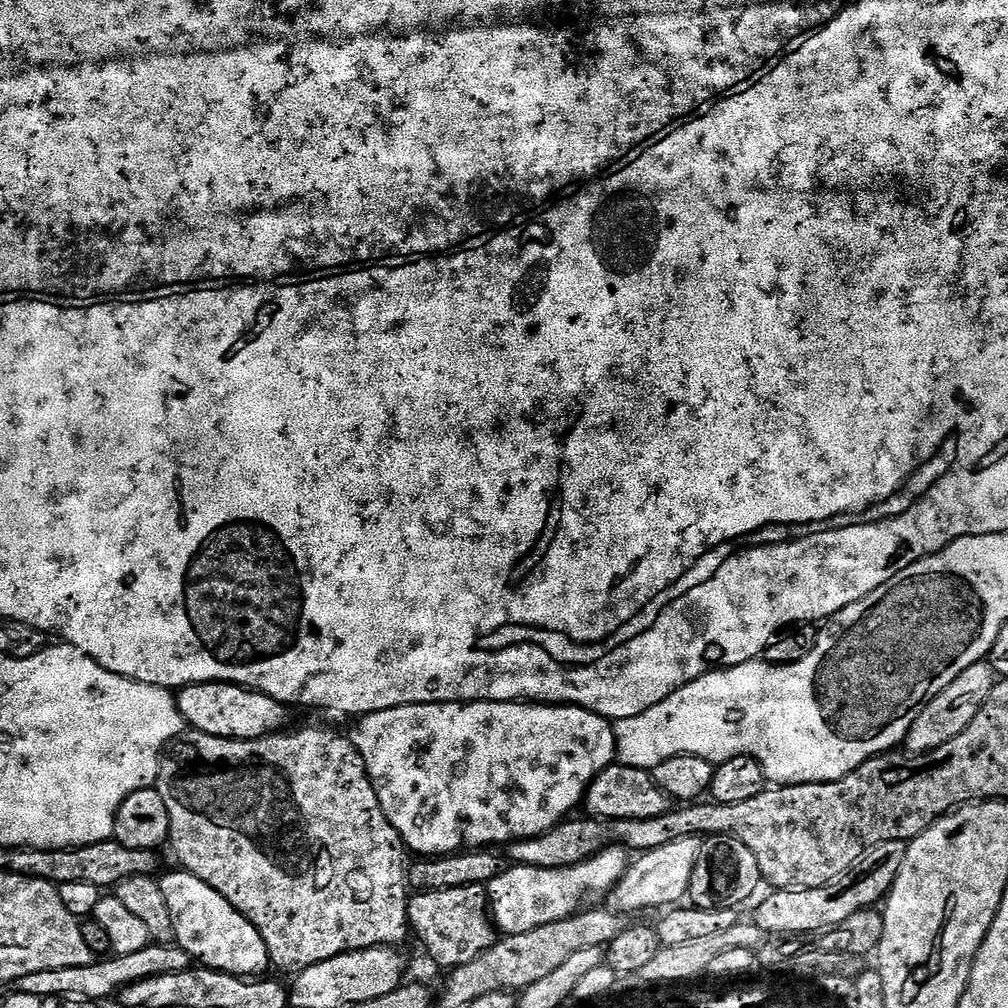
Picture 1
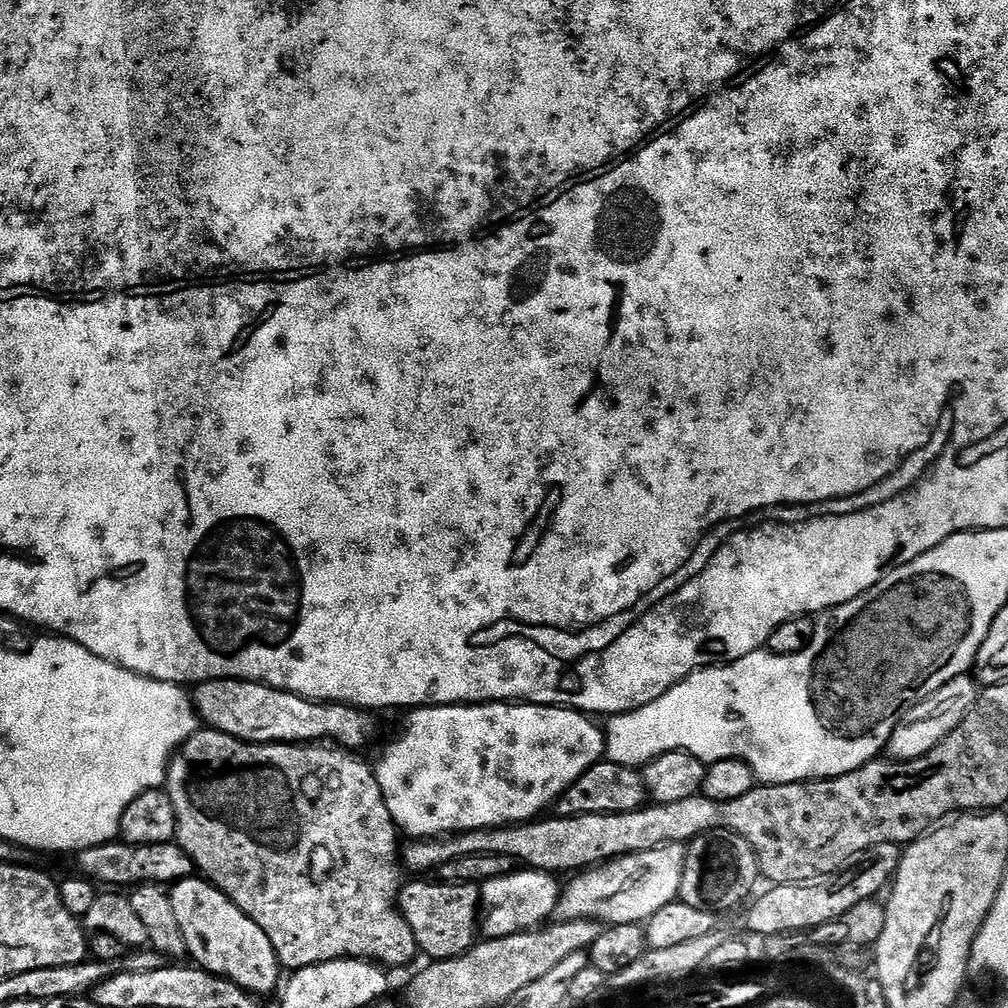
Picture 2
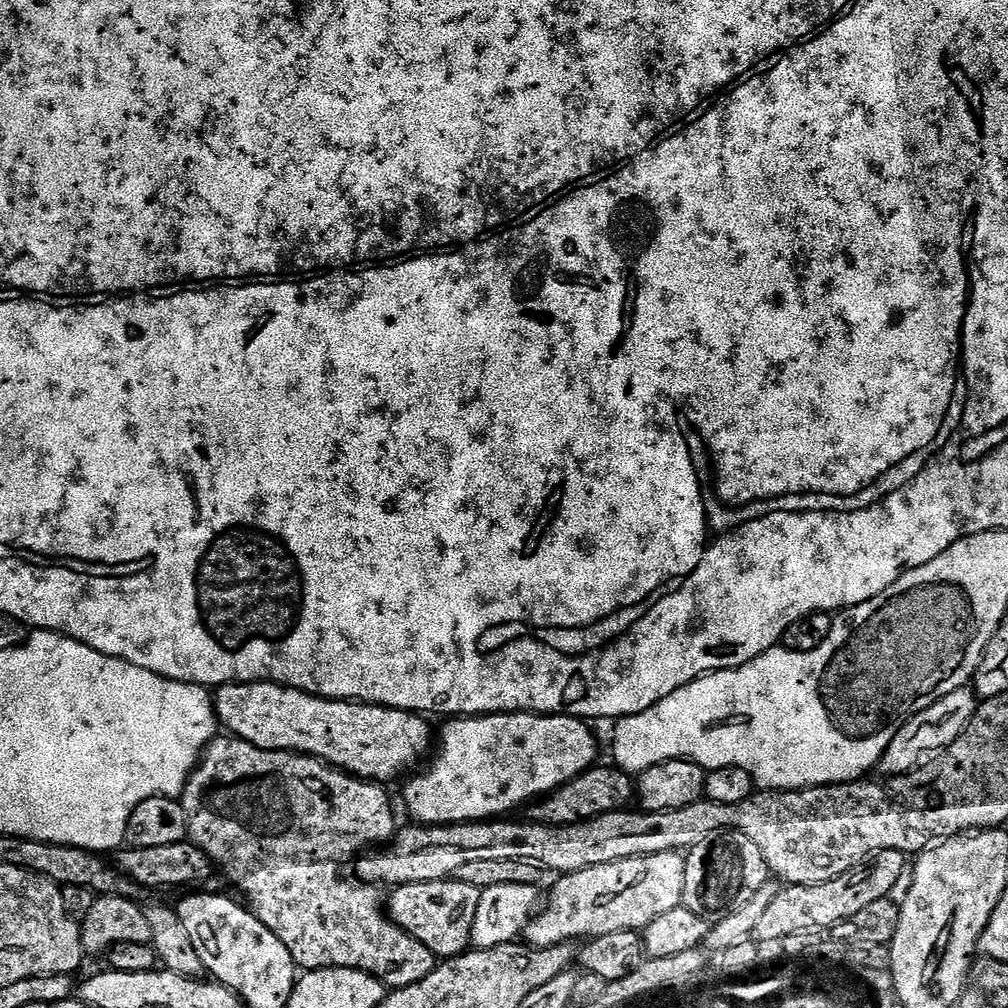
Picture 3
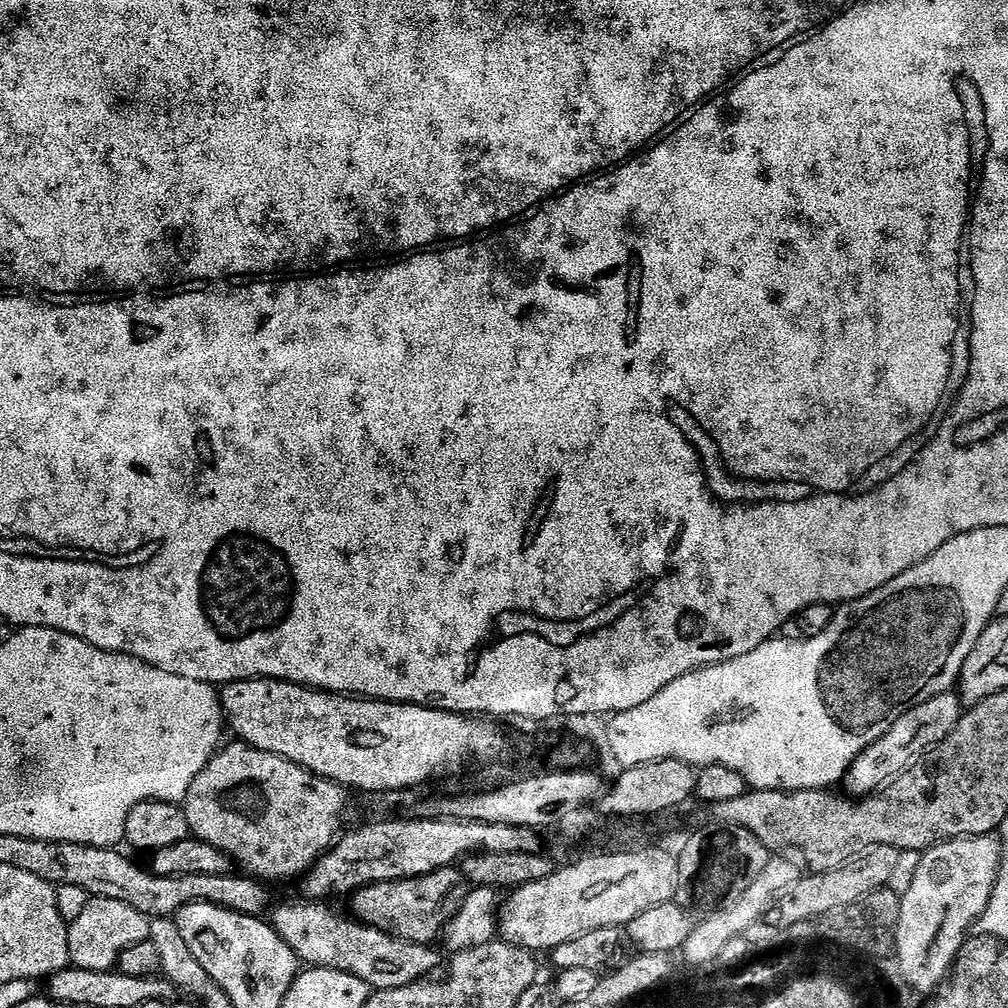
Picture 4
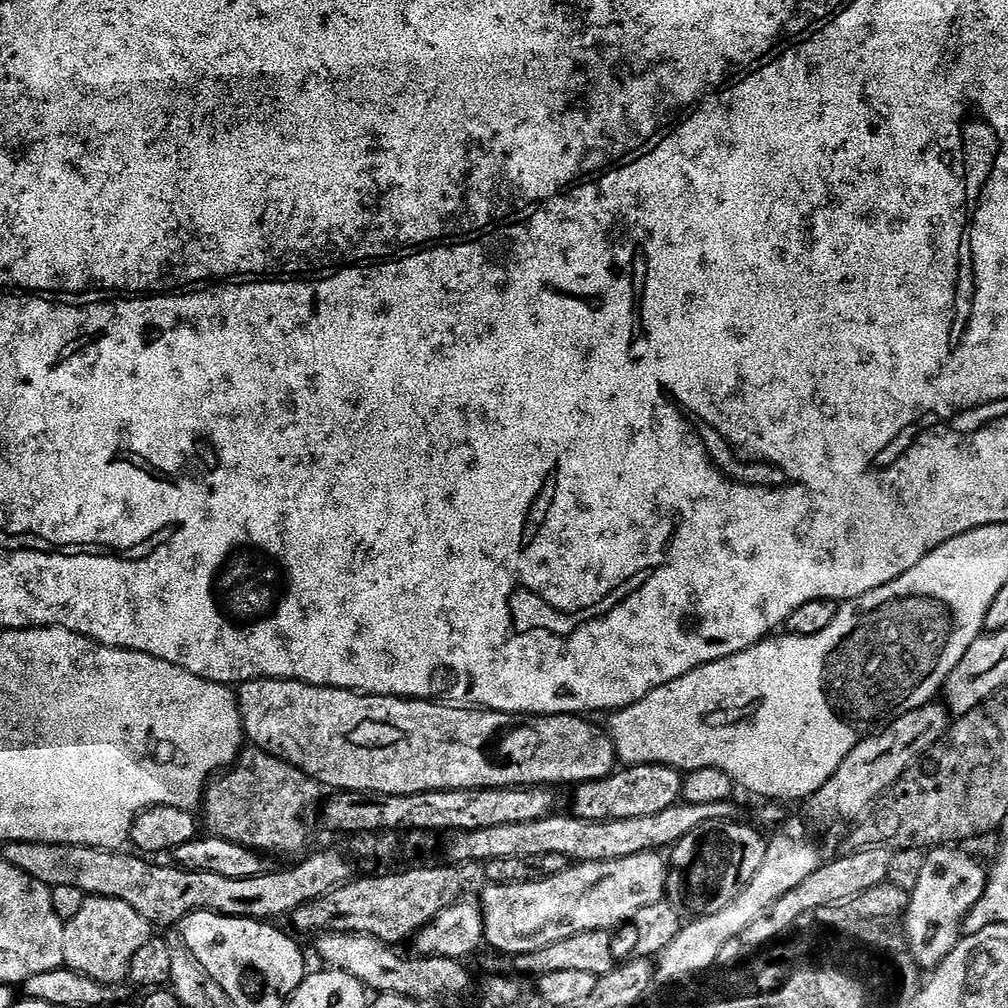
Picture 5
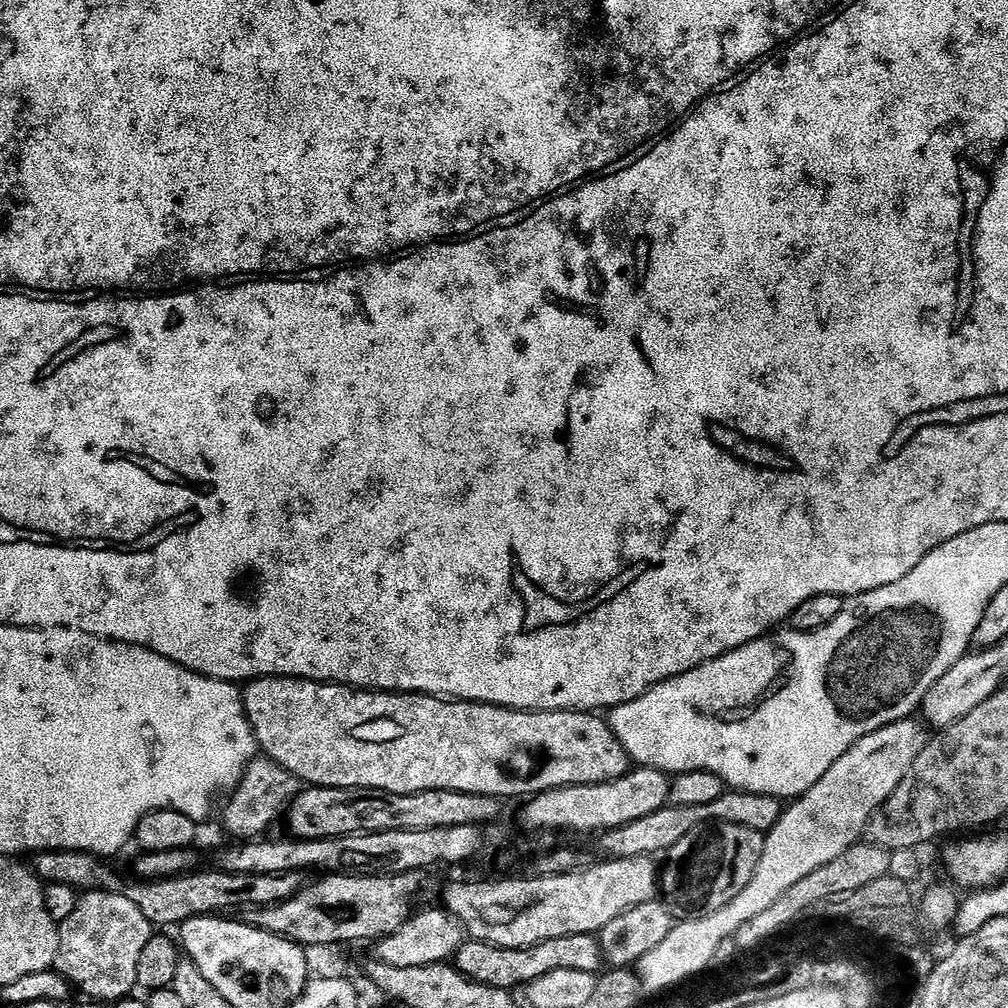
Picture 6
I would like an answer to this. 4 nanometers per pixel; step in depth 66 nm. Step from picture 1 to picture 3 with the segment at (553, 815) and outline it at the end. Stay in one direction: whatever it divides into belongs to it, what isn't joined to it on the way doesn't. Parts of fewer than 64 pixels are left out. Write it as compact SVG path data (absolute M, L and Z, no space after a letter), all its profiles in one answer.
M494 712L478 716L462 716L452 718L440 732L440 740L444 745L440 753L432 760L432 765L425 772L420 772L404 788L404 804L413 821L418 824L466 824L474 820L486 820L489 818L500 818L510 814L519 804L527 805L535 798L547 795L553 789L560 787L567 780L572 780L579 772L585 772L587 768L593 767L596 760L596 736L587 728L583 719L569 716L567 714L533 714L531 712Z

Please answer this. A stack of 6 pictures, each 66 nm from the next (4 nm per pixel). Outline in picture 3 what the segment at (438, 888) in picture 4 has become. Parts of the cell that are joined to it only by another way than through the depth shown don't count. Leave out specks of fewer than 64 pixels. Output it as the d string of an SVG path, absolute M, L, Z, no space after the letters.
M449 878L447 880L397 884L391 889L391 892L392 897L388 900L388 906L386 904L388 919L393 920L399 928L406 930L414 938L418 938L418 942L422 942L422 946L426 946L426 950L430 950L433 957L447 958L469 951L472 933L472 910L478 895L477 889L471 888L461 880Z

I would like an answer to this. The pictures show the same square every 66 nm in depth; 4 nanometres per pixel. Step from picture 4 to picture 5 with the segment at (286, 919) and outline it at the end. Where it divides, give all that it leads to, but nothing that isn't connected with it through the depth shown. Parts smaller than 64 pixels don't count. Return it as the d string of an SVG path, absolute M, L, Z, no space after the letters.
M326 932L315 937L316 952L325 960L329 969L337 972L345 972L358 982L362 982L364 987L376 994L389 992L405 996L411 1000L427 1002L427 1000L456 1000L459 996L464 996L471 986L472 980L468 977L465 966L459 960L442 958L441 956L422 956L411 954L412 956L399 956L397 949L391 944L383 944L378 938L367 936L366 934L354 934L353 932Z

